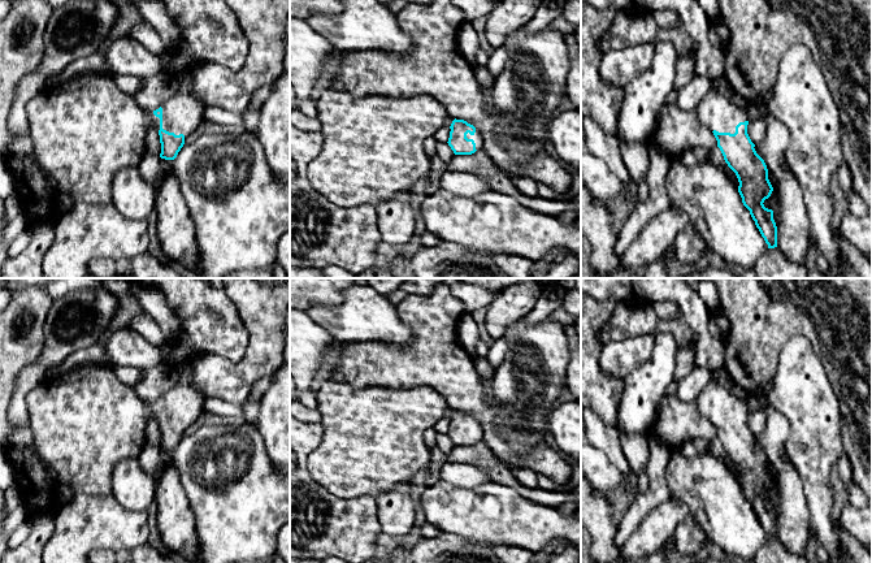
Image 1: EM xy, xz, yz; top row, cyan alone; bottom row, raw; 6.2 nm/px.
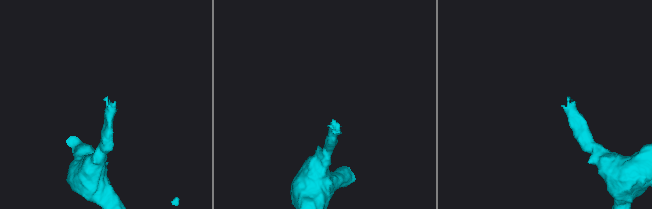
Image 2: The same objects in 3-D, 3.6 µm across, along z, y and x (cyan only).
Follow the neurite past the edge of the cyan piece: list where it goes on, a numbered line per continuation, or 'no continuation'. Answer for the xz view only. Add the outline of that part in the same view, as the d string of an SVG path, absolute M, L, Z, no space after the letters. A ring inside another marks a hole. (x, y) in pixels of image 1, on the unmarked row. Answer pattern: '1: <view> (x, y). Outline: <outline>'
1: xz (478, 427). Outline: M476 420L476 424L473 426L470 426L469 424L467 425L468 430L473 430L476 434L476 441L482 441L483 439L483 433L485 433L485 425L482 423L480 423L478 420Z

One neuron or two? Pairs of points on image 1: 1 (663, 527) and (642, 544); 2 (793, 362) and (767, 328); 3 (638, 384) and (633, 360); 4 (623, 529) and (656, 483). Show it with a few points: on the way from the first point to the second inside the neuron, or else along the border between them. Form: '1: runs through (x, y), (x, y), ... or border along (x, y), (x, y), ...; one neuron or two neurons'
1: runs through (658, 528), (647, 538); one neuron
2: border along (803, 334), (793, 334), (781, 349), (775, 376); two neurons
3: border along (653, 343), (653, 354), (623, 379); two neurons
4: runs through (633, 518), (654, 494); one neuron

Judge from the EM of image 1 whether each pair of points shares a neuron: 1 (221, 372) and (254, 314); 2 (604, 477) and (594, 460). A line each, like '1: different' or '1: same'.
1: same
2: same

